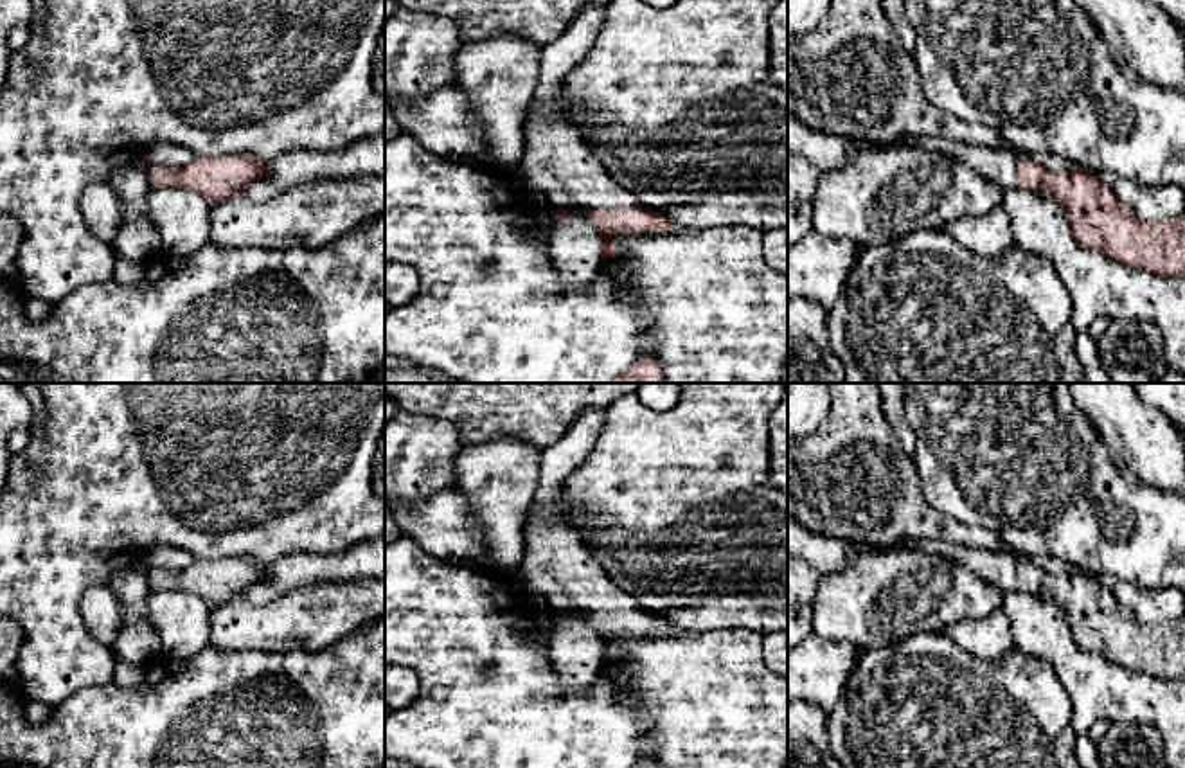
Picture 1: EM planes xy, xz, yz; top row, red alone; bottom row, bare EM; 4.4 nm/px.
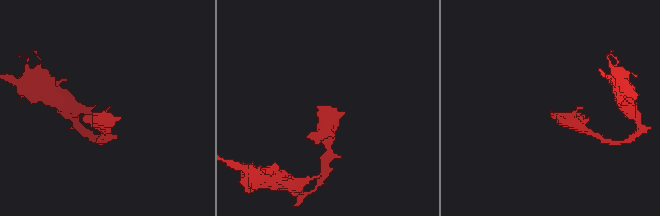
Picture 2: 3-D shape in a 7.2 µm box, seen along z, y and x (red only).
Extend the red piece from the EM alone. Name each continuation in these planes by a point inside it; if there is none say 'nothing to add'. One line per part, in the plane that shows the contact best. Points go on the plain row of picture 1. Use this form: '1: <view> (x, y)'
1: xz (558, 569)

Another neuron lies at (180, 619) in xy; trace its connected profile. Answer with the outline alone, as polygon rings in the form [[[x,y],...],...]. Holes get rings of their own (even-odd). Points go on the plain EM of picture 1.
[[[151,592],[146,606],[147,621],[162,640],[162,653],[183,660],[210,646],[210,608],[196,594]]]

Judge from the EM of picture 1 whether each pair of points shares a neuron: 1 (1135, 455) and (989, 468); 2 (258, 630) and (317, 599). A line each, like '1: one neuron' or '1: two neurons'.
1: two neurons
2: one neuron

